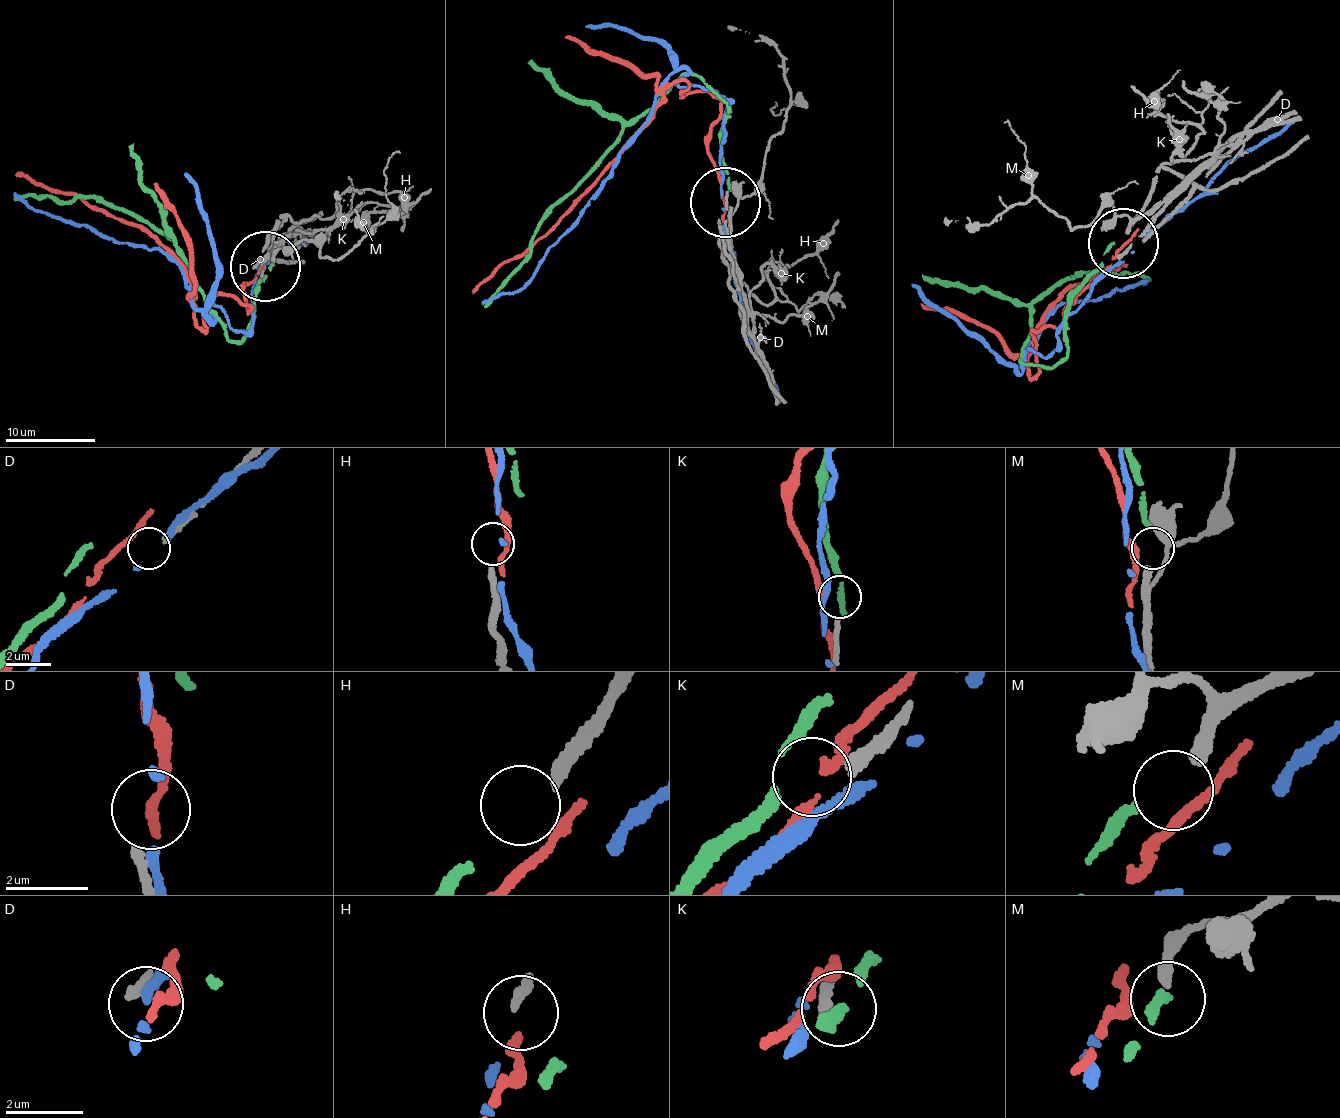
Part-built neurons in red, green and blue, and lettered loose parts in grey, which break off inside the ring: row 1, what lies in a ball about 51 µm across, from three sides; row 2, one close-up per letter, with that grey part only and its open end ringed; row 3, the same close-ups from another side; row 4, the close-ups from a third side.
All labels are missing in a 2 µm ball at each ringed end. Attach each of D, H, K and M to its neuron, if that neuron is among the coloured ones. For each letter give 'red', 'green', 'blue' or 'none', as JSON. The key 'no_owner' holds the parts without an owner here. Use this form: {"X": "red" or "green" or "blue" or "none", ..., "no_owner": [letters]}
{"D": "none", "H": "none", "K": "none", "M": "none", "no_owner": ["D", "H", "K", "M"]}

